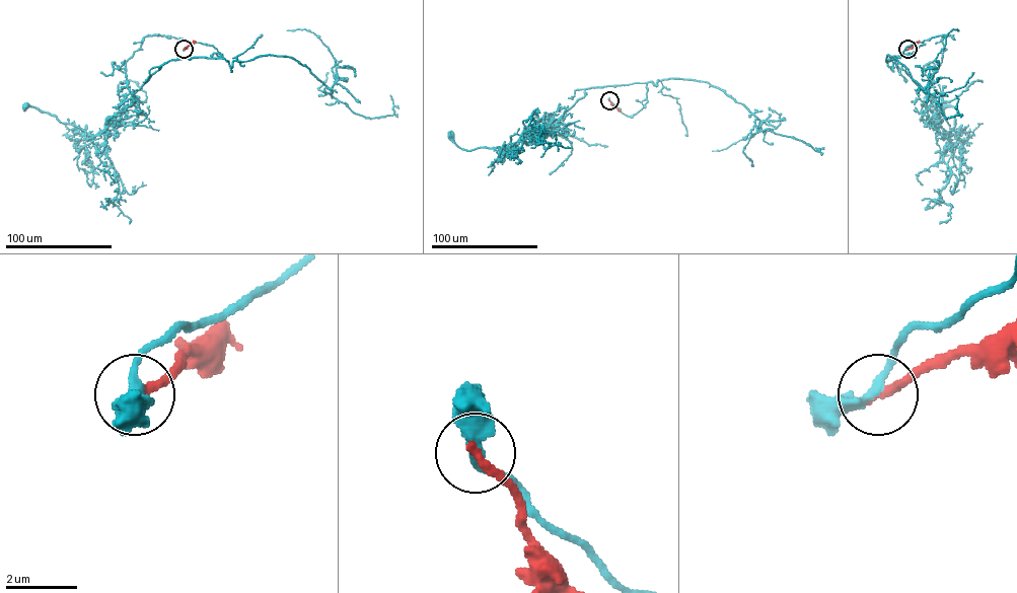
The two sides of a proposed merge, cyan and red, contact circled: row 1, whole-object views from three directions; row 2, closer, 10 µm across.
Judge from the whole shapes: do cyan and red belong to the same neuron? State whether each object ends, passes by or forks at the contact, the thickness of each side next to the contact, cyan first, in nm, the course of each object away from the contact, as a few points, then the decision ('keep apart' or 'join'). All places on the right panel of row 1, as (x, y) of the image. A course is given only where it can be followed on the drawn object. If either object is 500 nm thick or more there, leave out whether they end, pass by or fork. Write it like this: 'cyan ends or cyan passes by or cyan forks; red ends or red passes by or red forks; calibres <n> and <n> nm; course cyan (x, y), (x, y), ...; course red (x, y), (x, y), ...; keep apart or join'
cyan passes by; red ends; calibres 300 and 280 nm; course cyan (907, 49), (925, 44), (910, 55), (890, 58), (935, 106), (935, 129), (943, 139), (958, 112), (942, 106); course red (907, 49), (920, 41); keep apart

